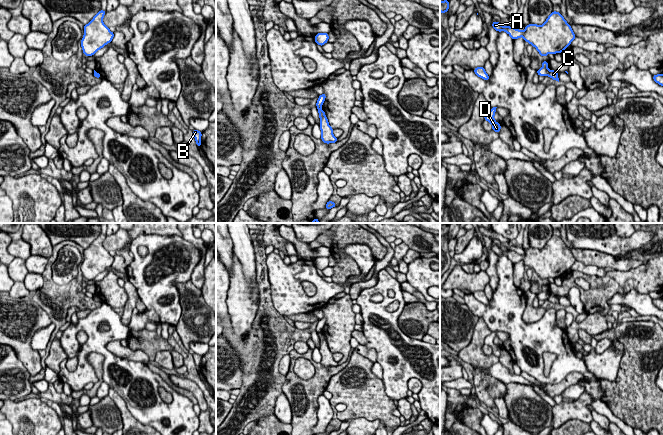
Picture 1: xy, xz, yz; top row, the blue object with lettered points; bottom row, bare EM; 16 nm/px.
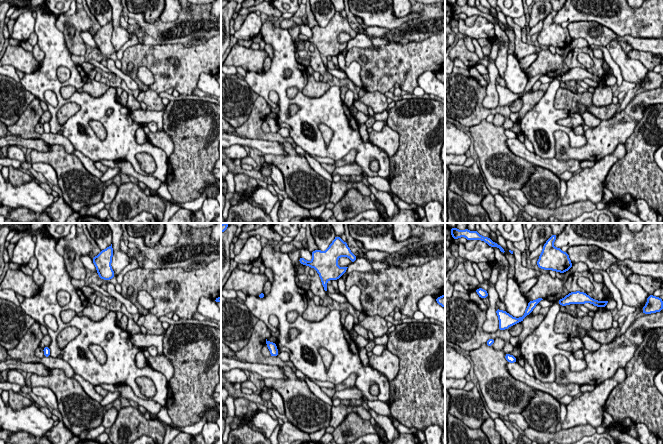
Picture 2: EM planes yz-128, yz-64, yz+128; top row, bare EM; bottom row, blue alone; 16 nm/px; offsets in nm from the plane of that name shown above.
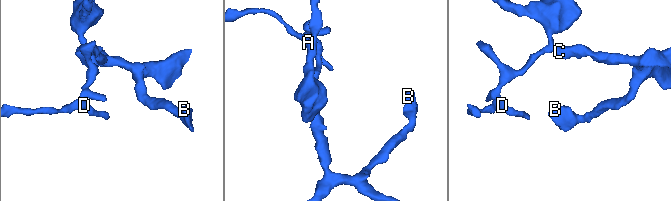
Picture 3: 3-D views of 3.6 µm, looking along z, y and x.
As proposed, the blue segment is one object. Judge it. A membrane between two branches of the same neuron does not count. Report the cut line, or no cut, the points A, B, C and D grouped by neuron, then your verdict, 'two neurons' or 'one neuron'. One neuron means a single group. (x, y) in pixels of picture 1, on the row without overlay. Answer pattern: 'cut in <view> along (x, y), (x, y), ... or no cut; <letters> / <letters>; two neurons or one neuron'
cut in yz along (549, 295), (547, 298); A D / B C; two neurons

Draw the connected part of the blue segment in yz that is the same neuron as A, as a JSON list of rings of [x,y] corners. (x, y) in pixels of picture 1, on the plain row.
[[[552,235],[543,249],[529,248],[521,255],[515,251],[503,251],[494,245],[492,251],[498,255],[505,255],[513,264],[524,261],[524,265],[534,270],[543,281],[549,277],[556,278],[564,276],[575,263],[571,250],[566,246],[560,236]]]

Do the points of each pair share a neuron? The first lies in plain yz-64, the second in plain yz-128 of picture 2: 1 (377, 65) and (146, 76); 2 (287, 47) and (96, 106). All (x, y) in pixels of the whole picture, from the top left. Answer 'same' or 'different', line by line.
1: different
2: same

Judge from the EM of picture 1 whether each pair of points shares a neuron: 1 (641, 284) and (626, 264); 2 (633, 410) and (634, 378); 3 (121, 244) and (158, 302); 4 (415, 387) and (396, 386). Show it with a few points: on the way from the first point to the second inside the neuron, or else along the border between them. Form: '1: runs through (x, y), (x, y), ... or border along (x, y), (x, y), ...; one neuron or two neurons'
1: border along (648, 261), (628, 270), (614, 270); two neurons
2: runs through (634, 402), (634, 386); one neuron
3: border along (132, 240), (129, 247); two neurons
4: border along (412, 377), (421, 383), (418, 393); two neurons

